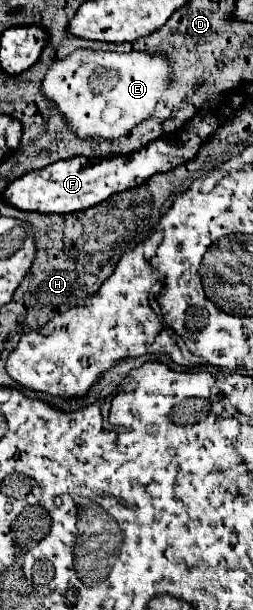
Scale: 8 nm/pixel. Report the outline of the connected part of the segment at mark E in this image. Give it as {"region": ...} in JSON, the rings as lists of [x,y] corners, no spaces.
{"region":[[[78,48],[50,66],[42,82],[42,94],[60,108],[76,136],[120,138],[152,116],[166,88],[170,88],[172,76],[174,66],[164,52],[132,50],[130,54],[112,54],[110,50]]]}

